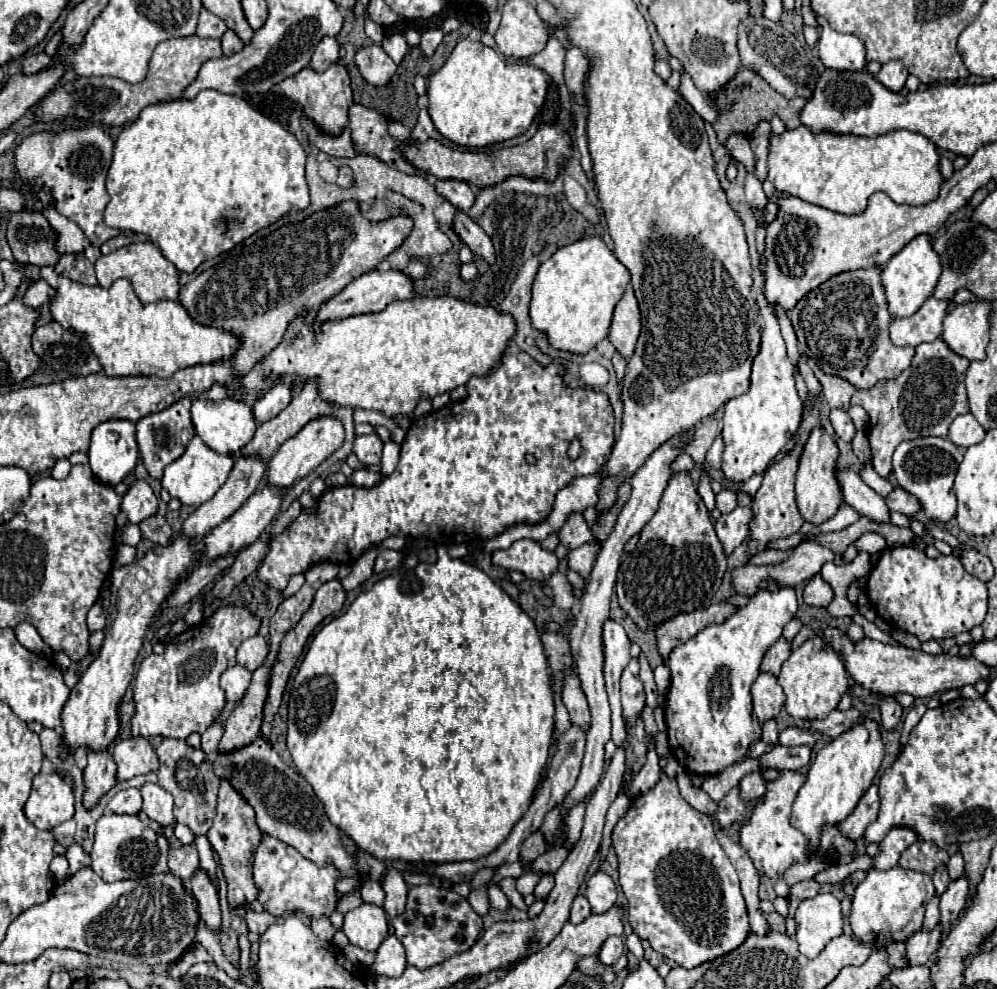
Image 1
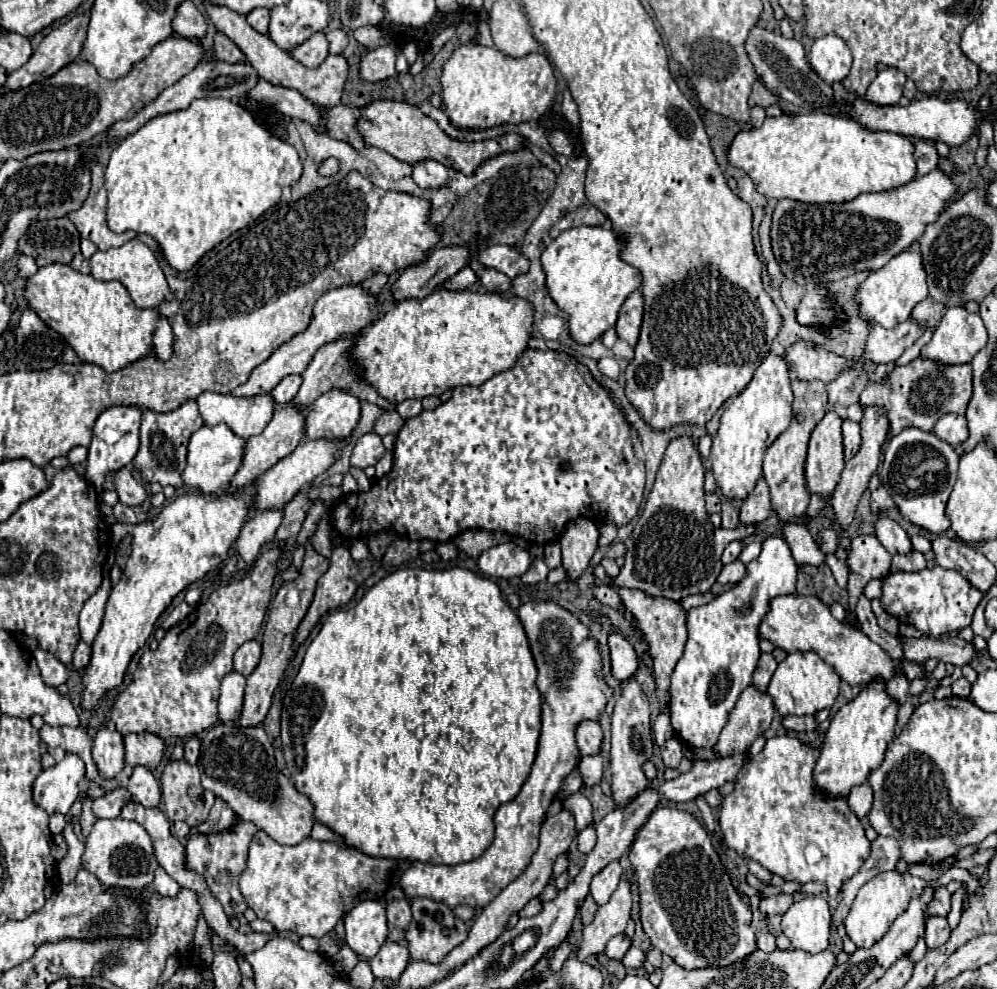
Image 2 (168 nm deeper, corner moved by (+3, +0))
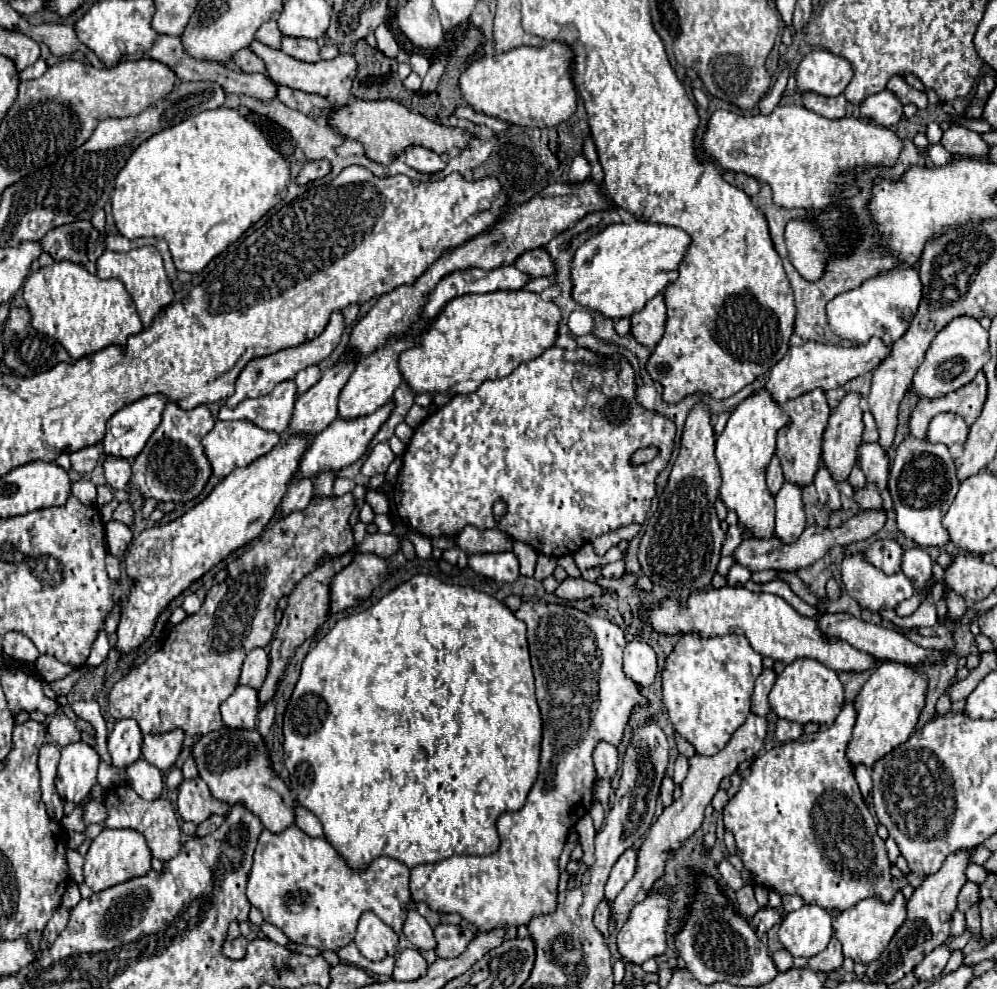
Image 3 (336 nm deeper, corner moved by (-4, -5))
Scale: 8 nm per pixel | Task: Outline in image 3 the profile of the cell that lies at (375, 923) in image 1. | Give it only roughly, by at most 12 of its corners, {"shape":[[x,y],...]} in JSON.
{"shape":[[370,911],[354,943],[370,961],[398,951],[398,935]]}

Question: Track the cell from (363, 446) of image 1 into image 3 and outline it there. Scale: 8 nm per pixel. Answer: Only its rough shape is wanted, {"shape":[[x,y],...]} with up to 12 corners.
{"shape":[[378,443],[362,467],[364,477],[386,473],[396,455]]}

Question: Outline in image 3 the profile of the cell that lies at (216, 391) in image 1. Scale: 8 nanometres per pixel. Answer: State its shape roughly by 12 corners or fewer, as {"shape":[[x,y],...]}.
{"shape":[[330,317],[316,339],[260,357],[238,375],[224,403],[236,407],[318,365],[338,345],[344,319]]}

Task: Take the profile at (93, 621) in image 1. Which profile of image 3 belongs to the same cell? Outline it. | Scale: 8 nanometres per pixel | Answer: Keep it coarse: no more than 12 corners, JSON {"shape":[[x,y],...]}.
{"shape":[[100,631],[88,657],[88,667],[98,665],[110,651],[108,635]]}

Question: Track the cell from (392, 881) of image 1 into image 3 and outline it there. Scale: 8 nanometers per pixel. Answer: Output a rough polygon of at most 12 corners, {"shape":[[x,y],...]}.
{"shape":[[416,909],[404,921],[404,935],[422,951],[436,947],[432,927]]}

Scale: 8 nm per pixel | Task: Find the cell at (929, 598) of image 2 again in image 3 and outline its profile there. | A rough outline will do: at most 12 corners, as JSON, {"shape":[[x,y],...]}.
{"shape":[[948,591],[950,621],[964,615],[966,601]]}

